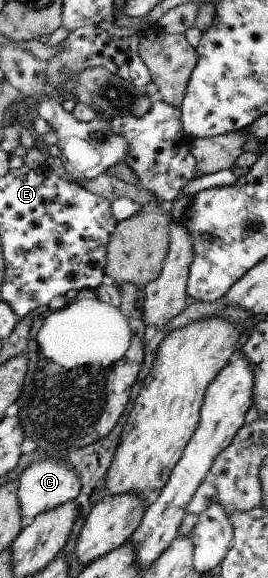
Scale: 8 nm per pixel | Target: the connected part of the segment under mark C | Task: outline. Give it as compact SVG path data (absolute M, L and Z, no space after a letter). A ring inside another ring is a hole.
M45 458L42 460L31 462L22 472L19 474L17 493L18 506L20 506L20 516L23 521L28 523L42 514L42 512L48 512L64 502L70 502L75 500L80 492L80 480L76 476L76 470L64 462L63 459Z

